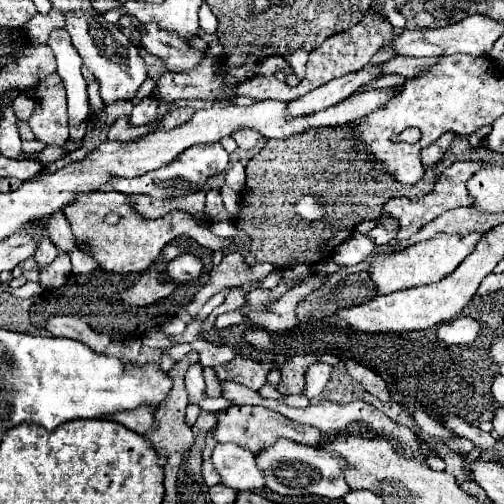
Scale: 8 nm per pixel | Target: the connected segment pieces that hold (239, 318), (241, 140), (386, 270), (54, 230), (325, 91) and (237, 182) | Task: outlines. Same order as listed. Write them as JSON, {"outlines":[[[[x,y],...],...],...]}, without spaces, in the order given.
{"outlines":[[[[236,309],[236,311],[230,311],[230,313],[222,313],[222,315],[218,315],[214,327],[218,327],[218,329],[226,329],[226,327],[240,325],[240,323],[250,323],[250,319],[244,315],[242,309]]],[[[244,129],[244,131],[236,131],[236,135],[232,135],[234,141],[238,143],[240,149],[250,149],[250,147],[256,147],[260,143],[260,135],[252,129]]],[[[472,231],[472,233],[438,233],[428,241],[414,243],[402,251],[390,251],[390,253],[378,253],[370,261],[370,279],[376,285],[376,295],[388,295],[400,289],[410,289],[410,287],[420,287],[434,283],[448,273],[456,269],[458,263],[464,261],[464,257],[476,247],[476,243],[484,237],[482,231]]],[[[58,211],[58,213],[52,213],[46,221],[44,221],[52,241],[56,243],[56,247],[60,249],[60,253],[68,253],[70,249],[76,247],[76,241],[74,241],[74,235],[70,231],[70,225],[66,221],[66,217]]],[[[376,63],[376,65],[368,65],[360,71],[354,71],[354,73],[348,73],[344,77],[338,77],[338,79],[332,79],[330,83],[306,93],[304,97],[296,99],[296,101],[290,101],[290,115],[308,115],[308,113],[316,113],[316,111],[322,111],[334,103],[340,103],[344,101],[346,97],[350,97],[352,93],[356,93],[358,89],[370,85],[372,81],[384,77],[384,71],[380,69],[382,63]]],[[[234,163],[228,171],[226,171],[226,185],[232,189],[232,191],[242,191],[246,183],[246,173],[244,173],[244,167],[240,163]]]]}

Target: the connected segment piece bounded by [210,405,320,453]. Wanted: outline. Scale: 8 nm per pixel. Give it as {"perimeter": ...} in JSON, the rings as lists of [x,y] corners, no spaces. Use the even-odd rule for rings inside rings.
{"perimeter":[[[228,407],[224,411],[218,411],[216,413],[216,425],[214,429],[210,431],[214,435],[214,439],[218,443],[236,443],[240,447],[246,447],[250,449],[252,453],[258,453],[262,451],[264,447],[268,447],[270,443],[274,443],[278,437],[286,437],[286,439],[294,439],[298,443],[304,443],[304,445],[318,445],[320,443],[320,433],[312,431],[312,427],[304,427],[300,423],[292,423],[288,419],[284,419],[280,413],[272,413],[264,407]]]}

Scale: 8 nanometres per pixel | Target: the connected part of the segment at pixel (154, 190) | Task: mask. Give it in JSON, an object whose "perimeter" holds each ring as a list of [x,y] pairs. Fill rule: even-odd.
{"perimeter":[[[202,143],[196,147],[188,147],[188,151],[184,151],[184,155],[176,157],[172,163],[148,171],[142,177],[134,177],[134,179],[122,179],[122,177],[112,177],[108,183],[120,191],[120,193],[148,193],[154,199],[164,199],[164,197],[178,197],[178,195],[186,195],[192,191],[202,191],[204,183],[210,175],[216,175],[220,171],[224,171],[228,167],[228,153],[220,143]]]}

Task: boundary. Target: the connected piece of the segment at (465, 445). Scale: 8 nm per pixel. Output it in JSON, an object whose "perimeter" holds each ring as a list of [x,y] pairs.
{"perimeter":[[[454,439],[454,441],[448,443],[448,447],[450,447],[450,451],[454,451],[458,455],[466,455],[474,449],[474,445],[468,439]]]}

